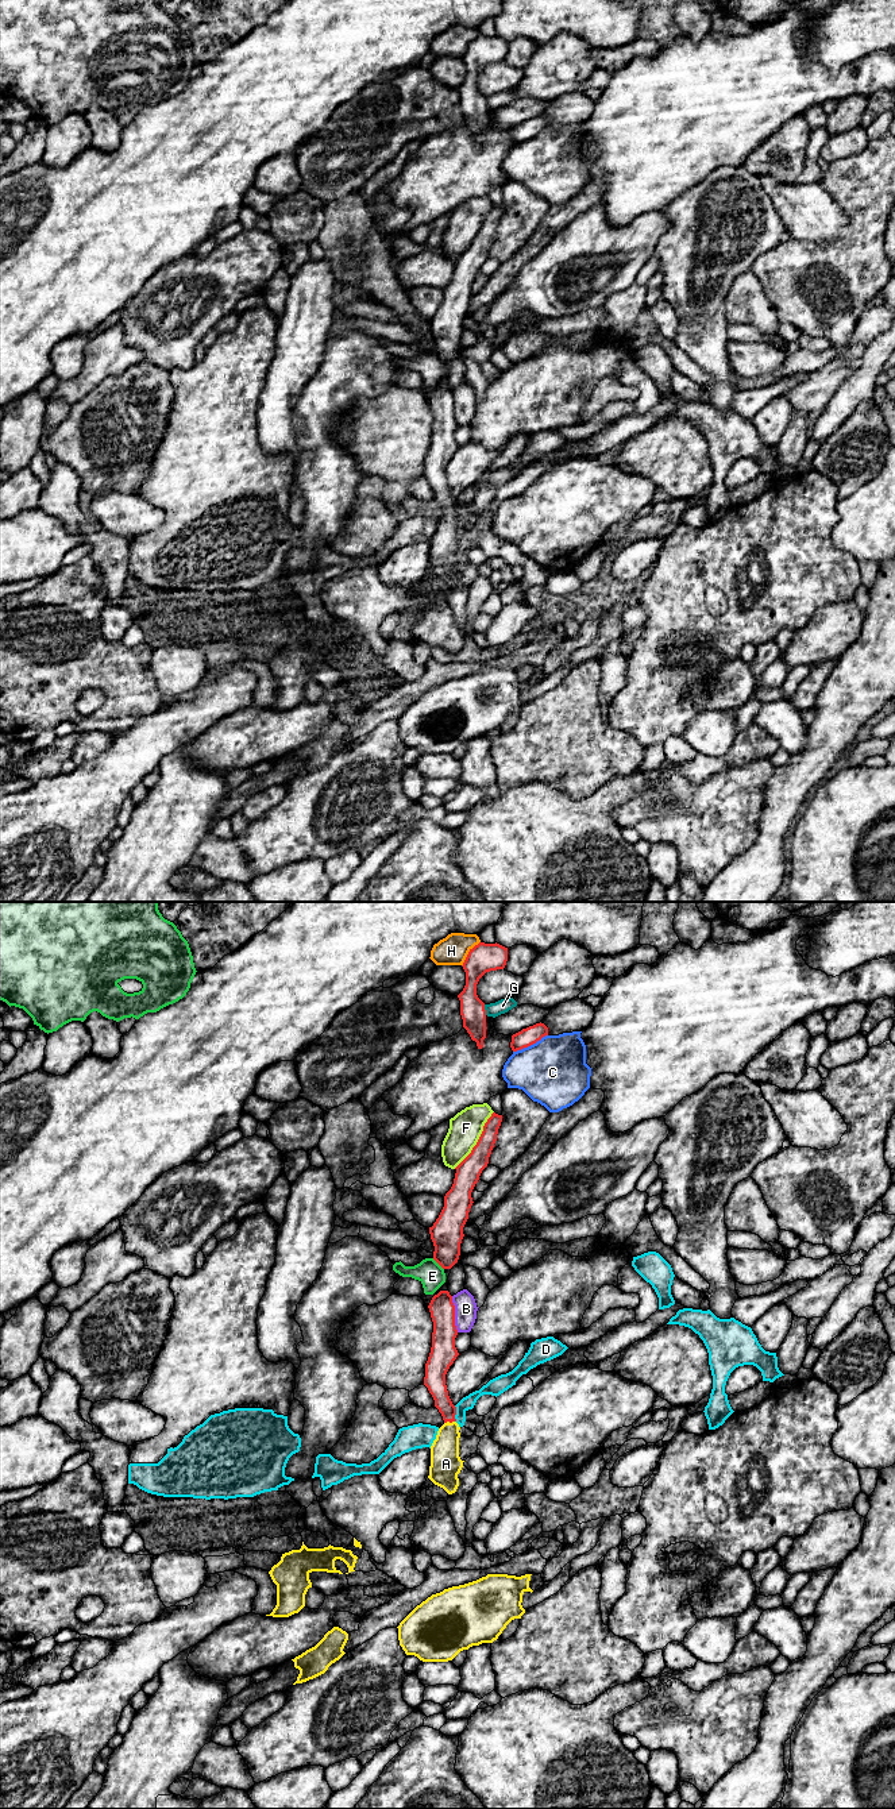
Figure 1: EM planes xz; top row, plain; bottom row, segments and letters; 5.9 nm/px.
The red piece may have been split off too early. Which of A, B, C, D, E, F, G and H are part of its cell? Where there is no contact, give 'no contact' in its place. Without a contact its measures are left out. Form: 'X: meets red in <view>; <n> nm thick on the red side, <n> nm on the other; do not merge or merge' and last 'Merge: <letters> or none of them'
A: meets red in xz; 120 nm thick on the red side, 190 nm on the other; merge
B: meets red in xz; 160 nm thick on the red side, 130 nm on the other; do not merge
C: meets red in xz; 110 nm thick on the red side, 400 nm on the other; do not merge
D: meets red in xz; 130 nm thick on the red side, 80 nm on the other; do not merge
E: meets red in xz; 190 nm thick on the red side, 150 nm on the other; do not merge
F: meets red in xz; 140 nm thick on the red side, 190 nm on the other; do not merge
G: meets red in xz; 150 nm thick on the red side, 90 nm on the other; do not merge
H: meets red in xz; 180 nm thick on the red side, 180 nm on the other; do not merge
Merge: A

